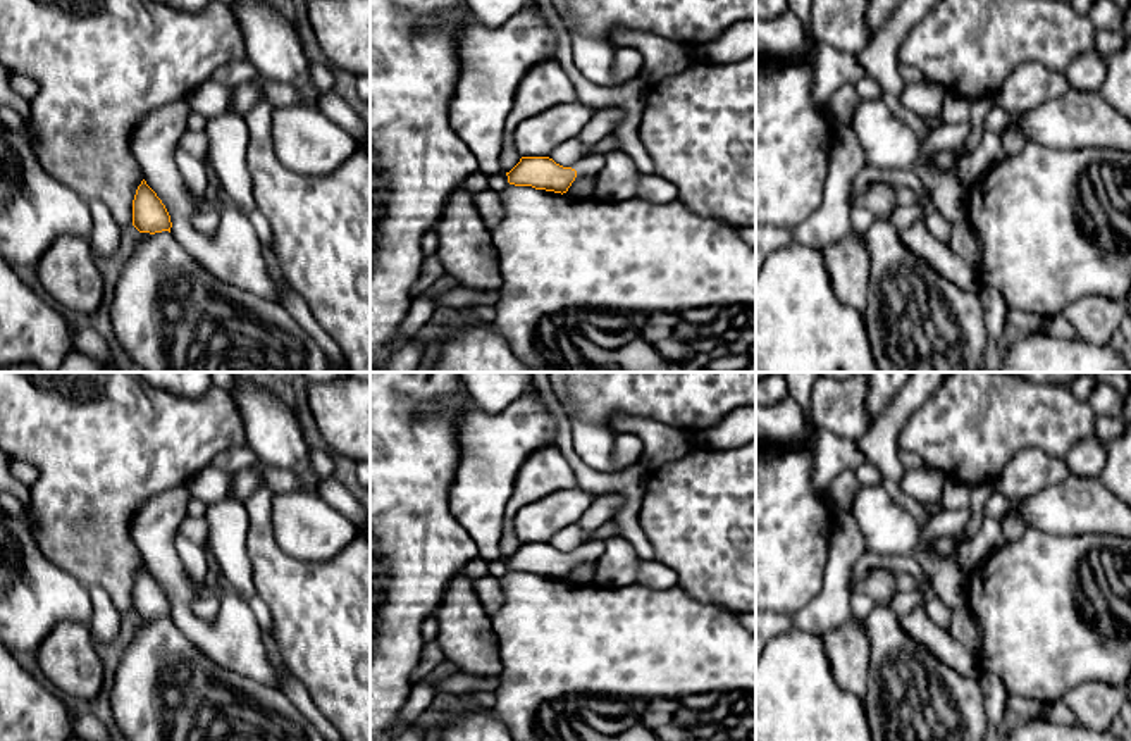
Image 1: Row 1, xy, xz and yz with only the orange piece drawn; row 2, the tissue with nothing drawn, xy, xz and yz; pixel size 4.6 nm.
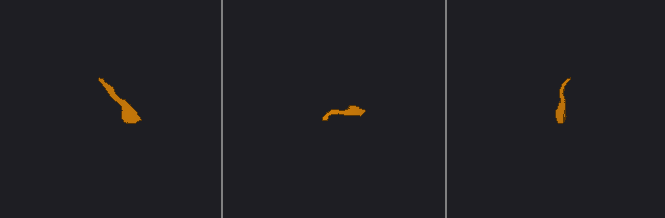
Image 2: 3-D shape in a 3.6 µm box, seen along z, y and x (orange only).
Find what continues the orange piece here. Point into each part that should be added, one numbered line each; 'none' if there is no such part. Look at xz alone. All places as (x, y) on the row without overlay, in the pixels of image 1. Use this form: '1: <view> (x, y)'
1: xz (593, 550)

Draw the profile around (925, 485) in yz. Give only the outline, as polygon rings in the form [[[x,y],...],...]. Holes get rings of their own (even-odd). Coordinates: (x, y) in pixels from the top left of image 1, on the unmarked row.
[[[931,467],[905,470],[900,489],[919,503],[940,503],[945,476]]]

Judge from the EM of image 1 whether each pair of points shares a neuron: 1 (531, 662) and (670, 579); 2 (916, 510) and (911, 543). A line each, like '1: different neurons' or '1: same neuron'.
1: different neurons
2: different neurons

